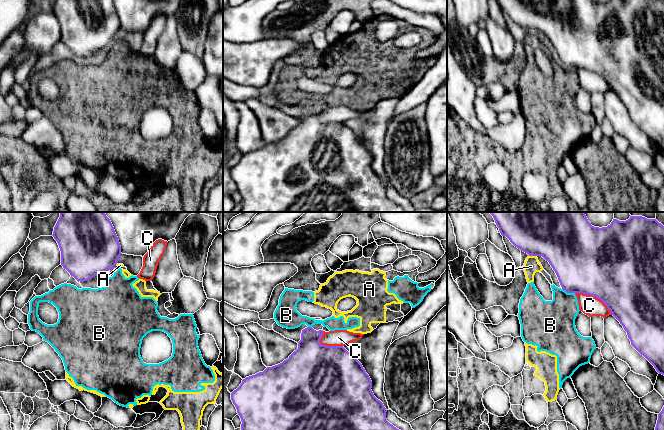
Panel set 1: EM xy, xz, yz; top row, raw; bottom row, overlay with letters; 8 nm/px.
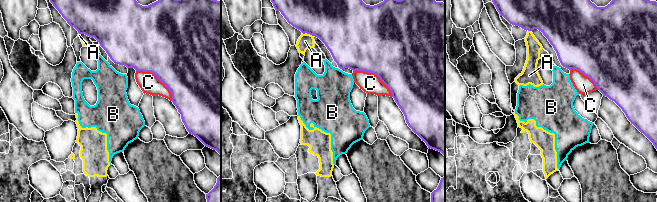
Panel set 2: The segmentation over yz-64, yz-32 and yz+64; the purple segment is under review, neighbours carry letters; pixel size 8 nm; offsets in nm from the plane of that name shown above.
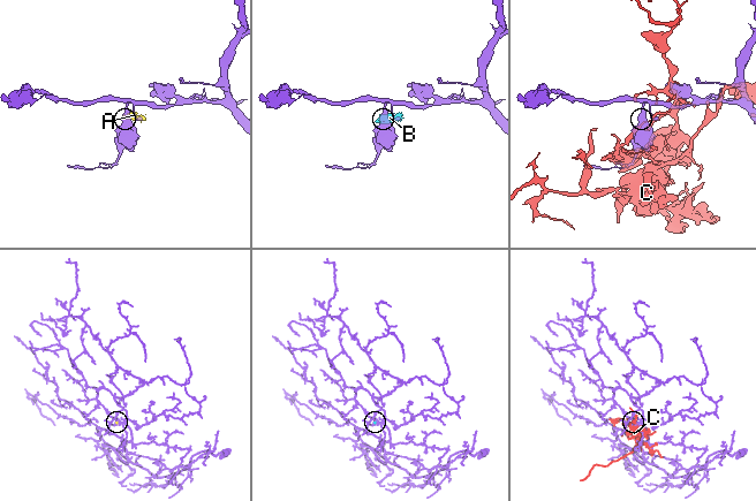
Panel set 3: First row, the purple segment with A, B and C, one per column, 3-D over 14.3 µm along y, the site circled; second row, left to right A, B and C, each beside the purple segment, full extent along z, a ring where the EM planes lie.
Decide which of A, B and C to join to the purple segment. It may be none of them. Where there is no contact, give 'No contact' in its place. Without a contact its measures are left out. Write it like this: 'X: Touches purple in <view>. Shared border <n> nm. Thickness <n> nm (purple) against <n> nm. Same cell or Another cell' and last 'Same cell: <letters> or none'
A: Touches purple in yz. Shared border 60 nm. Thickness 500 nm (purple) against 120 nm. Another cell
B: Touches purple in yz. Shared border 110 nm. Thickness 440 nm (purple) against 320 nm. Another cell
C: Touches purple in yz. Shared border 360 nm. Thickness 500 nm (purple) against 160 nm. Another cell
Same cell: none

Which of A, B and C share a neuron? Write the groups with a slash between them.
A B / C

